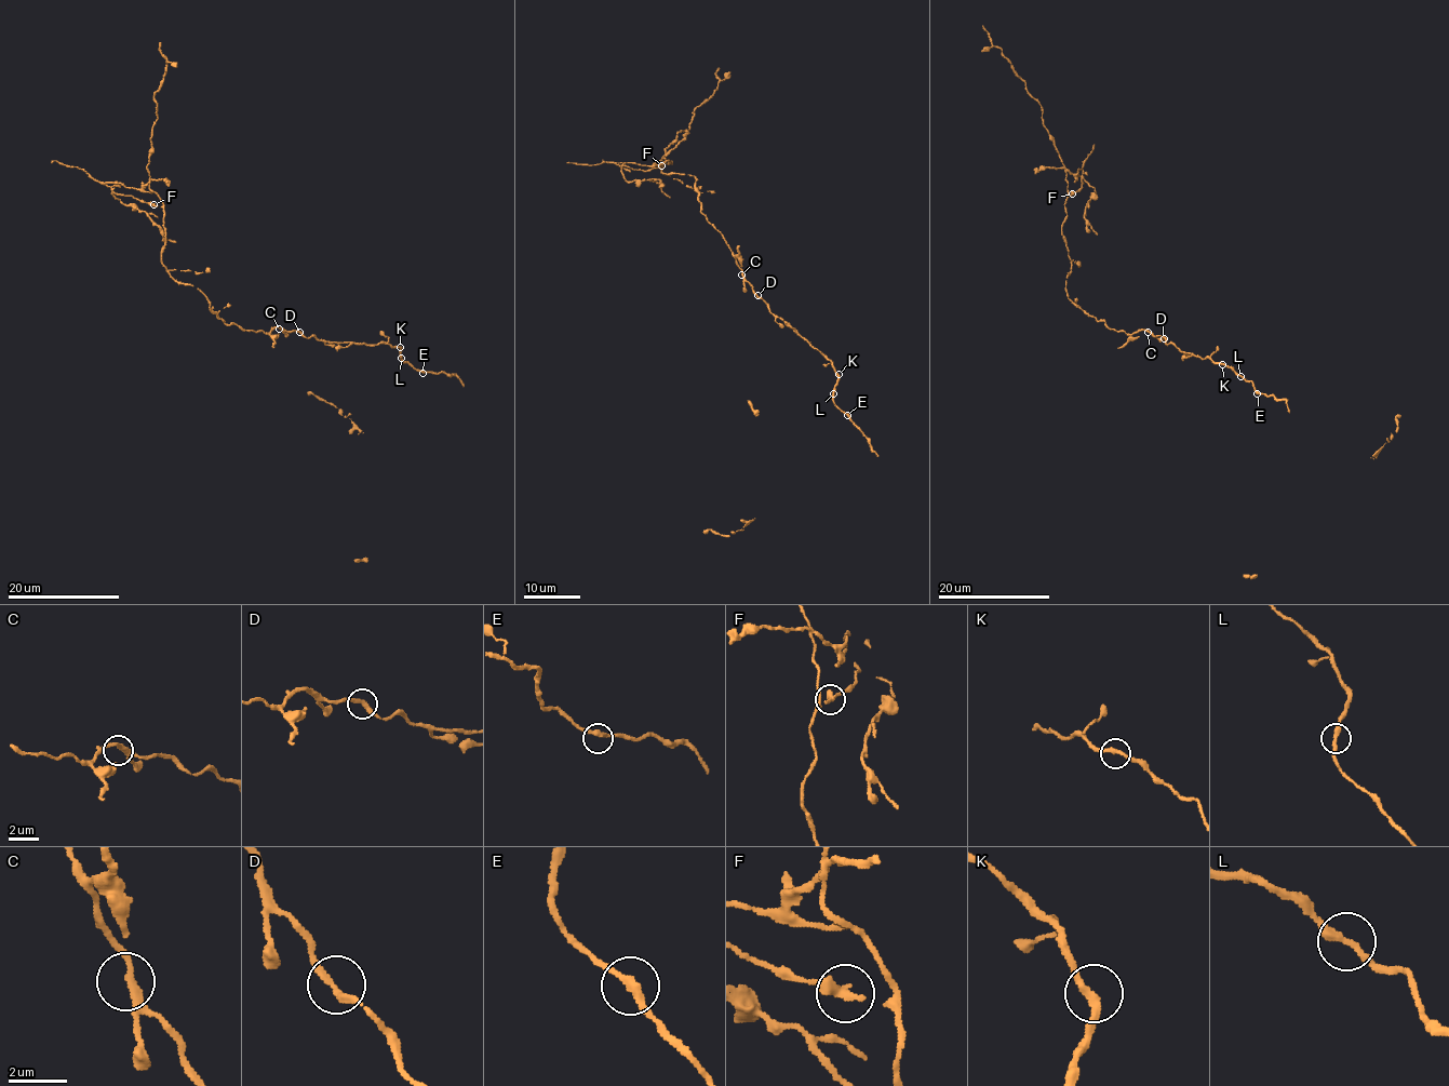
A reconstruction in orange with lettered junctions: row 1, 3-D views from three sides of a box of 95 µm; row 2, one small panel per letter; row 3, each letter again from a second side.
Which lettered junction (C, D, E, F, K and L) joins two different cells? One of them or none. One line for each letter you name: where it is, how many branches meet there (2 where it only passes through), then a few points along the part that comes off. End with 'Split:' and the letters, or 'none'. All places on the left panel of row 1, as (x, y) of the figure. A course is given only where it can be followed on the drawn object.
F: (153, 204) | 2 | (153, 204), (115, 192), (106, 184), (122, 183), (131, 188), (143, 189), (151, 179), (164, 180), (169, 186)
Split: F

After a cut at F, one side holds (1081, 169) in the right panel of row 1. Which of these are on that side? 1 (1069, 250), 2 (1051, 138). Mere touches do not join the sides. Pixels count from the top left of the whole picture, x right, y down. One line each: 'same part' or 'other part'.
1: other part
2: other part

